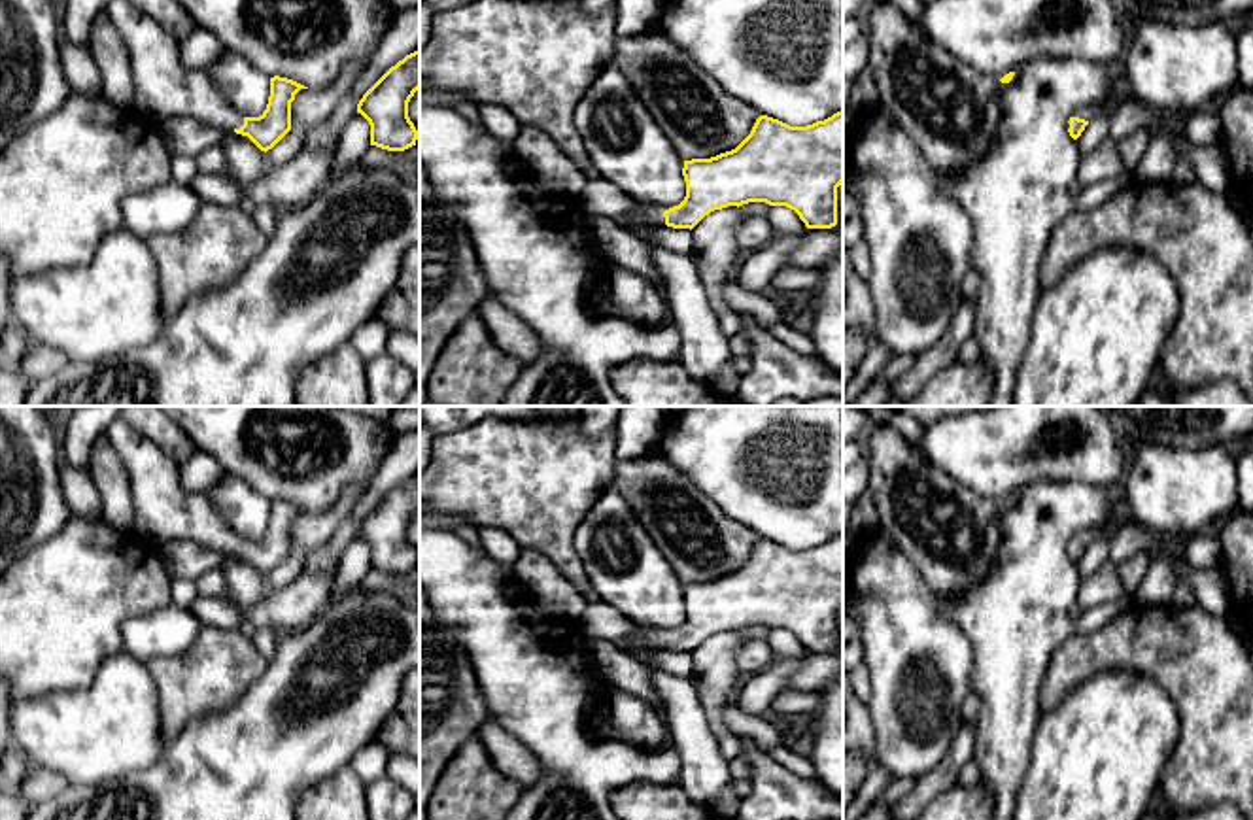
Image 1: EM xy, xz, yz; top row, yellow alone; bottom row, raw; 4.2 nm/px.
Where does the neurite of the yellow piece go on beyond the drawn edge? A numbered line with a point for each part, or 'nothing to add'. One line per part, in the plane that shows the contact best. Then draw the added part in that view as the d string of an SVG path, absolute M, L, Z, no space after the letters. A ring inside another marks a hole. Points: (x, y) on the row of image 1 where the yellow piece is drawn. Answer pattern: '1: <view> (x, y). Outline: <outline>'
1: xz (705, 348). Outline: M639 204L629 219L629 231L650 246L650 257L663 278L669 321L680 331L680 348L673 357L694 380L722 395L718 376L733 355L720 319L712 310L694 255L678 255L656 246L652 231L665 225L669 206Z

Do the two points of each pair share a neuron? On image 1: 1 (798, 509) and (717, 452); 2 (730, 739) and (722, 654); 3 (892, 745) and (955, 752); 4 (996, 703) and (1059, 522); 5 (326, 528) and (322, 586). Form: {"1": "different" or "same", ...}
{"1": "same", "2": "same", "3": "different", "4": "same", "5": "different"}

